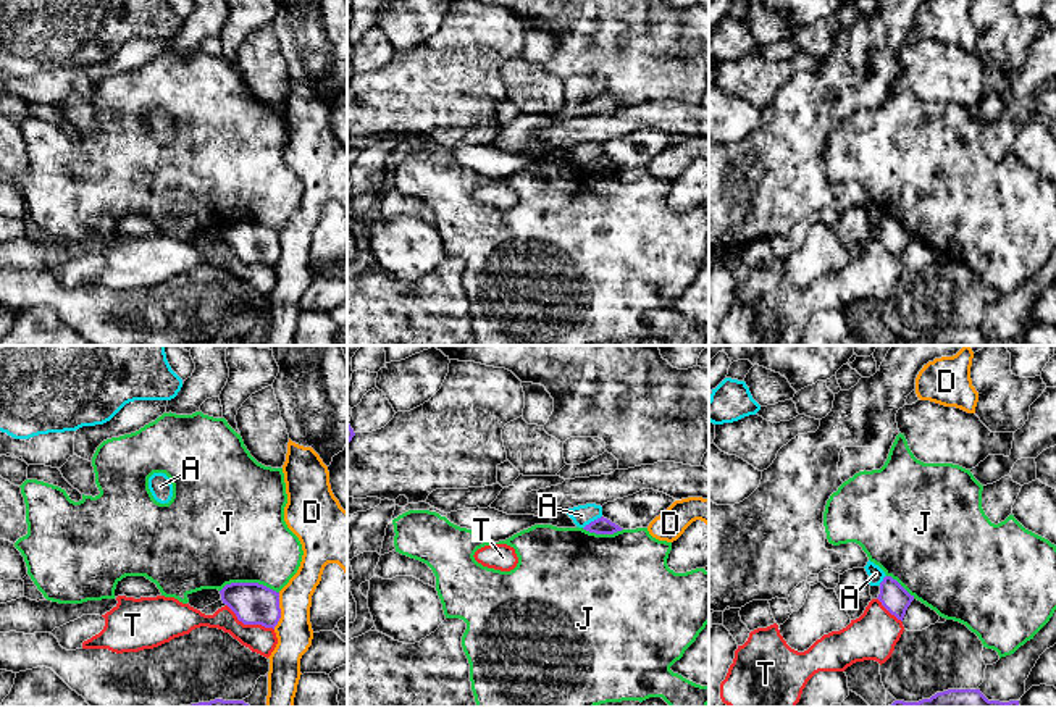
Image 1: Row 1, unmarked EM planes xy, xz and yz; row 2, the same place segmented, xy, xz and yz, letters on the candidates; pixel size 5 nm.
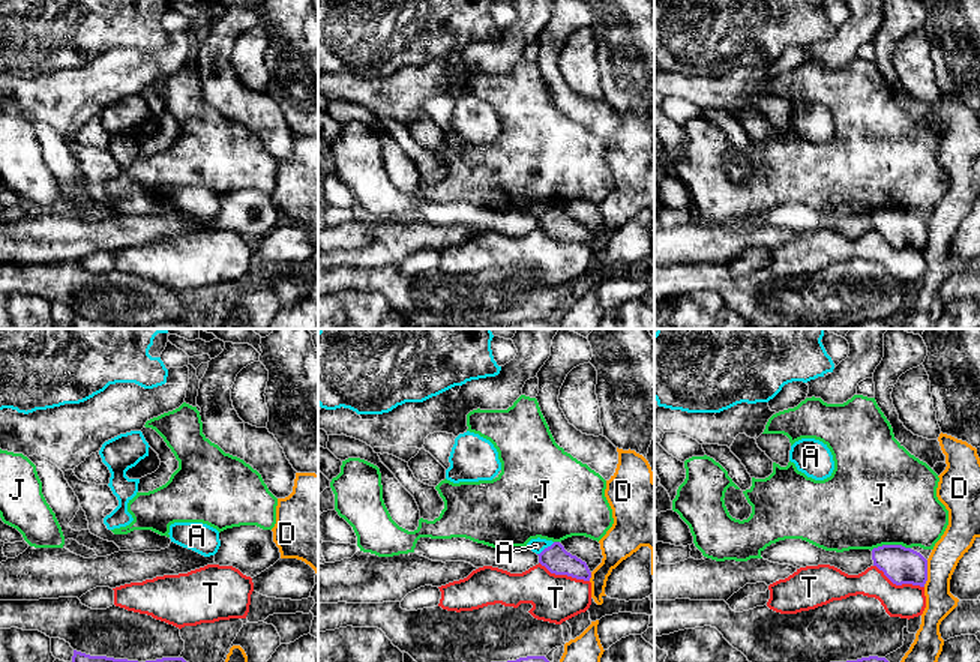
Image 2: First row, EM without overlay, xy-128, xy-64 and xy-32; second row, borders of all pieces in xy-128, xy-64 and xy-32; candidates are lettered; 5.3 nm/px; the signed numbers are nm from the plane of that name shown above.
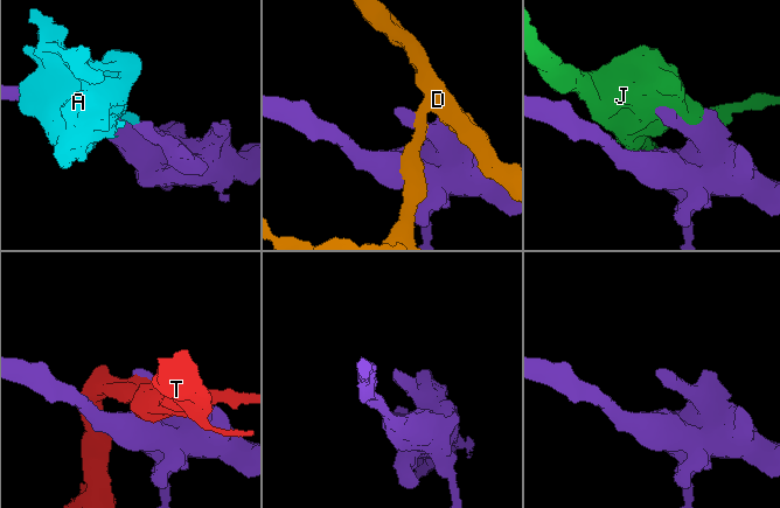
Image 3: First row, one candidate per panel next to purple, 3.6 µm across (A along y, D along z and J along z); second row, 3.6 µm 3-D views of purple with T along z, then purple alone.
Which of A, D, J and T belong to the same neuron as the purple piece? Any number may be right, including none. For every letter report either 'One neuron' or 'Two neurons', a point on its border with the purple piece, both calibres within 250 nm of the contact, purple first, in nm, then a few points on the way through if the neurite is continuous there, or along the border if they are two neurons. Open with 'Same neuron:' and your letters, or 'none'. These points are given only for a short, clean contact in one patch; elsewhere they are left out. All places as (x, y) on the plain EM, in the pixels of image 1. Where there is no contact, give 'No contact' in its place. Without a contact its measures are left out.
Same neuron: none
A: Two neurons. Touches purple at xz (591, 160). Thickness 80 nm (purple) against 110 nm. Boundary: xz (601, 154), (583, 167)
D: Two neurons. Touches purple at xy (280, 249). Thickness 200 nm (purple) against 180 nm
J: Two neurons. Touches purple at xy (249, 221). Thickness 200 nm (purple) against 480 nm
T: Two neurons. Touches purple at xy (249, 262). Thickness 200 nm (purple) against 140 nm

